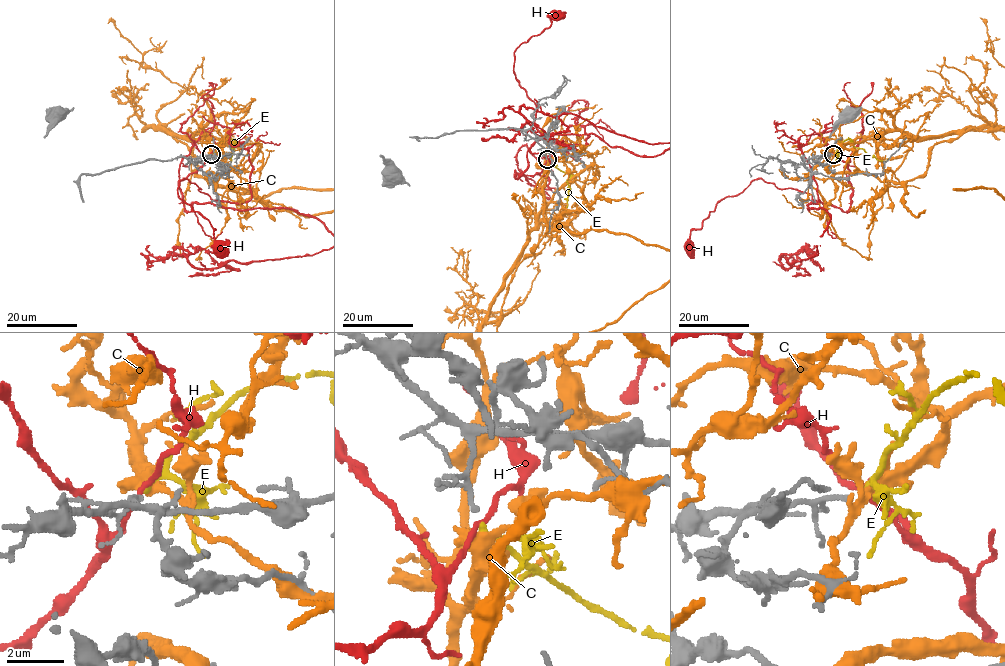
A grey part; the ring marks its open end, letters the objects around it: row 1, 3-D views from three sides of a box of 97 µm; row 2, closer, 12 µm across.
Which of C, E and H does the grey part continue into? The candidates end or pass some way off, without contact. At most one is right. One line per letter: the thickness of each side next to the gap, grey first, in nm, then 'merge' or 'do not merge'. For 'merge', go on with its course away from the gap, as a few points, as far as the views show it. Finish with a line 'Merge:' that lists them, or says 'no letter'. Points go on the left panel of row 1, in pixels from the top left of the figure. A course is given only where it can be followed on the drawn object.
C: calibres 180 and 480 nm; do not merge
E: calibres 180 and 140 nm; merge; course (210, 154), (223, 141), (233, 139), (231, 158)
H: calibres 180 and 160 nm; do not merge
Merge: E

